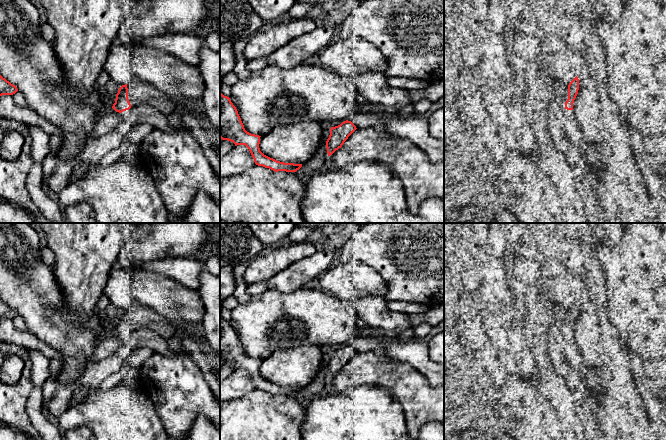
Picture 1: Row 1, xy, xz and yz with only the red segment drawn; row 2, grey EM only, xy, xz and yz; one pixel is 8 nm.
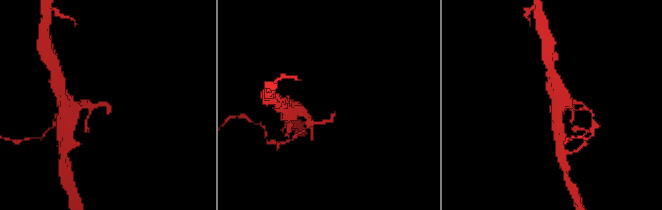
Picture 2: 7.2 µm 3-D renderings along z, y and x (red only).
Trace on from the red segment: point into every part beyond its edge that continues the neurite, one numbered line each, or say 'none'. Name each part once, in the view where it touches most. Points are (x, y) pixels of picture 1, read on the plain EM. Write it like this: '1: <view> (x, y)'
1: xy (139, 317)

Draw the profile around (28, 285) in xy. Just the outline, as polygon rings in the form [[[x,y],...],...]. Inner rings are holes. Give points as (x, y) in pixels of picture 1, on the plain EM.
[[[0,223],[0,299],[24,319],[28,332],[62,355],[63,366],[59,371],[58,383],[69,385],[75,383],[91,364],[98,362],[95,358],[95,346],[113,330],[116,318],[111,319],[106,314],[100,317],[97,312],[82,321],[74,310],[68,309],[65,293],[55,278],[54,269],[52,265],[43,262],[40,251],[39,237],[30,223]]]

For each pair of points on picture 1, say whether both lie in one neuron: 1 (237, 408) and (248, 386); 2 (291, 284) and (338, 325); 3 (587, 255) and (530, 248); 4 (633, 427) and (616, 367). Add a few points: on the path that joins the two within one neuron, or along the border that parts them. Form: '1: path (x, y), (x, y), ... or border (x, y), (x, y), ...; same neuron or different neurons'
1: border (255, 388), (230, 400); different neurons
2: border (303, 287), (288, 292), (280, 292), (273, 289); different neurons
3: border (552, 237), (548, 247); different neurons
4: path (620, 412), (616, 398), (616, 382); same neuron

